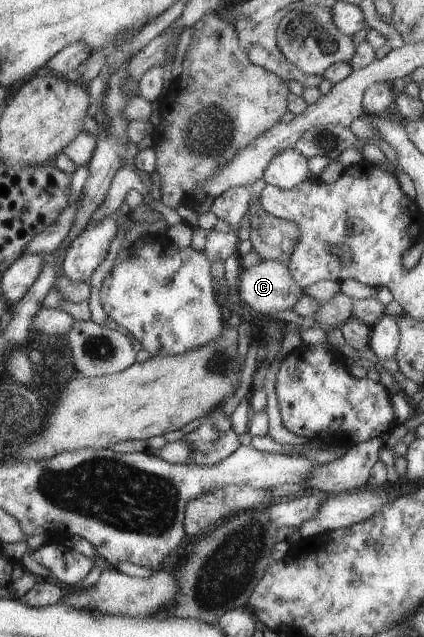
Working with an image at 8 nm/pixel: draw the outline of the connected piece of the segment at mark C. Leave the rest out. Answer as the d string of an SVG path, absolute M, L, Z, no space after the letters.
M273 260L240 269L238 279L239 300L260 314L290 310L302 296L286 266Z

